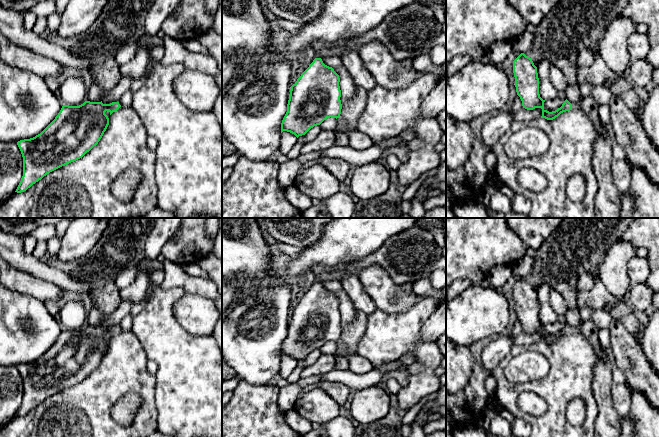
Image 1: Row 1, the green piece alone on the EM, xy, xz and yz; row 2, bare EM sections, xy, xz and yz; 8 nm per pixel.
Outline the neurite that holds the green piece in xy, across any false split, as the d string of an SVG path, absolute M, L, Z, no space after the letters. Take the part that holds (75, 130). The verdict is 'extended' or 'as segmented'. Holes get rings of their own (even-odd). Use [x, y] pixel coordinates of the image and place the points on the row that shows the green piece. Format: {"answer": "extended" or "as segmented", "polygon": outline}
{"answer": "as segmented", "polygon": "M85 101L79 106L63 105L55 119L40 134L30 139L18 141L17 145L23 157L23 176L15 192L21 193L26 191L50 172L82 158L87 152L98 144L106 131L109 125L109 118L105 112L109 111L111 115L120 107L121 105L119 102L103 104L102 101Z"}

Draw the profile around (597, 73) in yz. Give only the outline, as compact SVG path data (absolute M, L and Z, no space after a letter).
M597 57L588 67L578 66L577 81L579 86L586 83L604 85L611 82L615 84L624 78L627 78L627 72L619 74L611 71L600 57Z

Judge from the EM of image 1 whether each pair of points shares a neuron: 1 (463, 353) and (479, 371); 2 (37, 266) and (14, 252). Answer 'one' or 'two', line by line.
1: two
2: one

